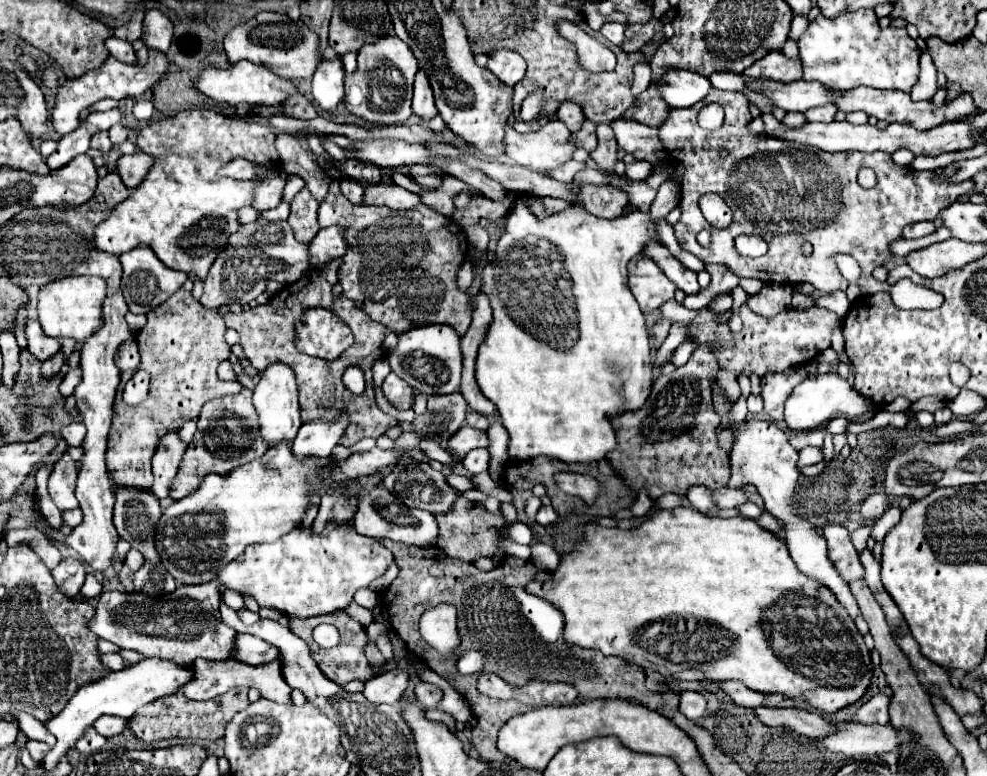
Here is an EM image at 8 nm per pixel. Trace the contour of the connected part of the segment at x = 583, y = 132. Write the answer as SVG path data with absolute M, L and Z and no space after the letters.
M585 121L577 133L571 133L571 143L575 143L575 147L583 147L585 151L593 151L597 147L595 125L591 121Z

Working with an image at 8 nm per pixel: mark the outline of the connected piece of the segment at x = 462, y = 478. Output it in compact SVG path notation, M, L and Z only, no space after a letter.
M451 473L451 475L447 477L447 481L449 481L455 489L459 489L459 491L475 489L475 483L471 481L471 477L469 477L469 475L455 475L455 473Z

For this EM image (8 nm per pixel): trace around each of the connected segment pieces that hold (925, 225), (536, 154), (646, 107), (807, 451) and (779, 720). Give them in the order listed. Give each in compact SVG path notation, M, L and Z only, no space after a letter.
M919 221L903 229L903 239L917 239L923 235L931 235L933 231L935 231L935 225L931 221Z
M547 121L535 133L517 133L511 125L507 125L503 143L506 147L505 155L501 156L503 163L527 167L533 173L541 173L541 175L545 175L546 171L551 171L551 169L563 165L565 161L569 161L575 151L575 147L569 143L569 129L563 127L561 121Z
M651 85L643 95L637 97L637 101L627 109L627 113L623 117L635 119L649 127L659 127L659 123L663 123L667 111L669 111L667 103L663 103L663 99L659 99L655 85Z
M805 447L803 451L799 451L799 469L805 465L813 465L819 463L823 459L823 451L821 447Z
M757 707L755 709L757 717L767 723L767 725L781 725L781 727L789 727L805 737L825 737L827 733L833 733L833 723L829 723L827 719L823 719L817 713L805 711L805 709L773 709L773 707Z

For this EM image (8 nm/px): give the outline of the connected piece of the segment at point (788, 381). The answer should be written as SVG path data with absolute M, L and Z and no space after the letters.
M805 365L799 367L791 367L791 371L783 371L783 373L771 373L763 377L763 403L765 403L765 411L769 413L771 421L783 421L783 403L787 399L787 393L799 385L803 379L807 377Z

